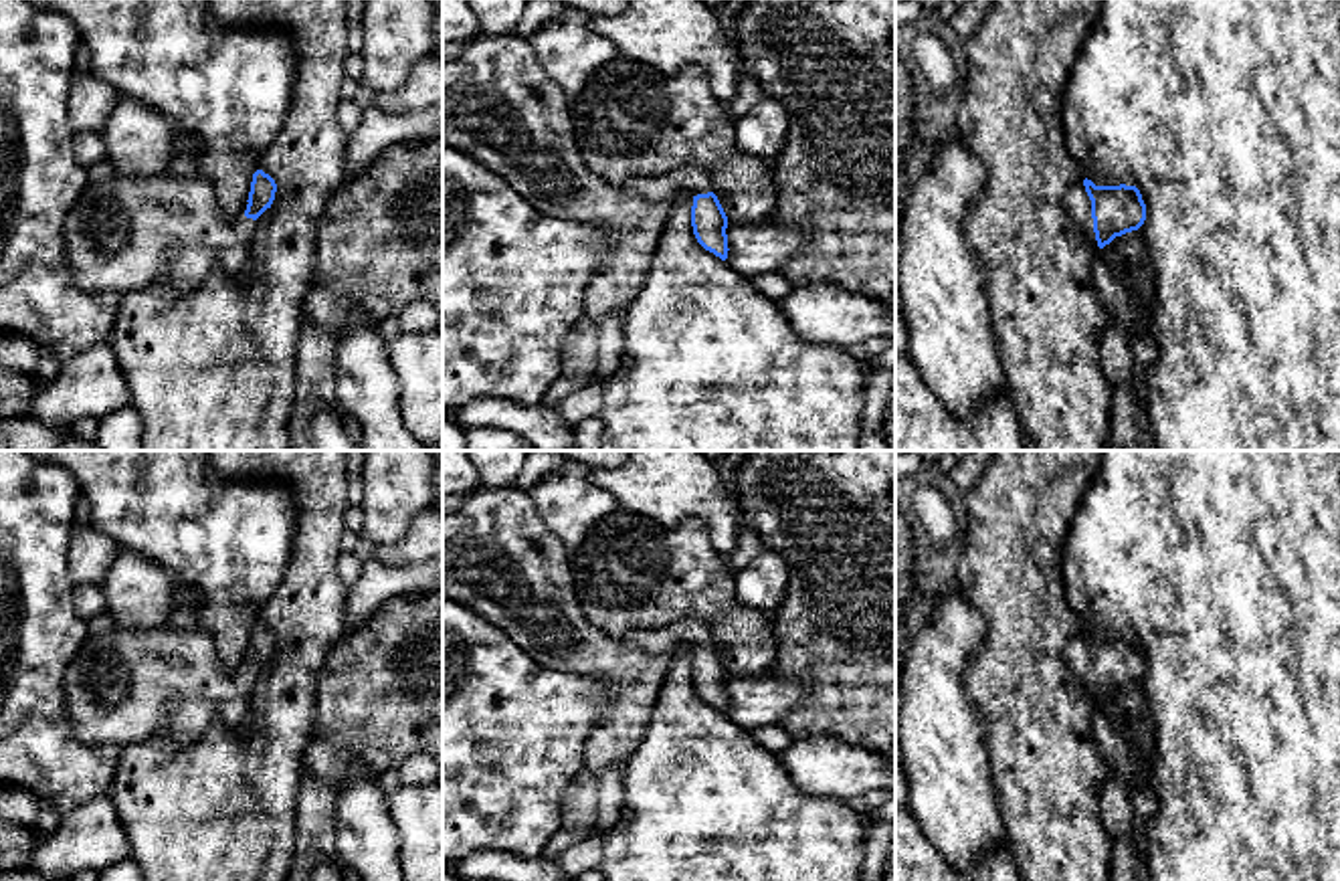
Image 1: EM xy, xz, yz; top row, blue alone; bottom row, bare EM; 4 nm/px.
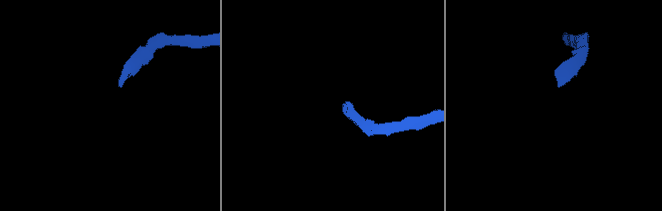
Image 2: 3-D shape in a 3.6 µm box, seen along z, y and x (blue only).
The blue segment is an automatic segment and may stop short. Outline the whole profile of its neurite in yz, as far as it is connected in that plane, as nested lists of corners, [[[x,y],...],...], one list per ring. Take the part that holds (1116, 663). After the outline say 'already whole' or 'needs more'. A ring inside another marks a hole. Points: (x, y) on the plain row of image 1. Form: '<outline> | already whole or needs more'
[[[1083,632],[1063,653],[1071,673],[1083,687],[1093,687],[1104,701],[1116,689],[1138,683],[1146,673],[1146,657],[1136,639],[1095,639]]] | needs more

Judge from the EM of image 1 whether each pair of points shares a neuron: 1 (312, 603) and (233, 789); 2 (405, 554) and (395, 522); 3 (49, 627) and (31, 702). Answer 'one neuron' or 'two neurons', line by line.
1: one neuron
2: two neurons
3: one neuron

